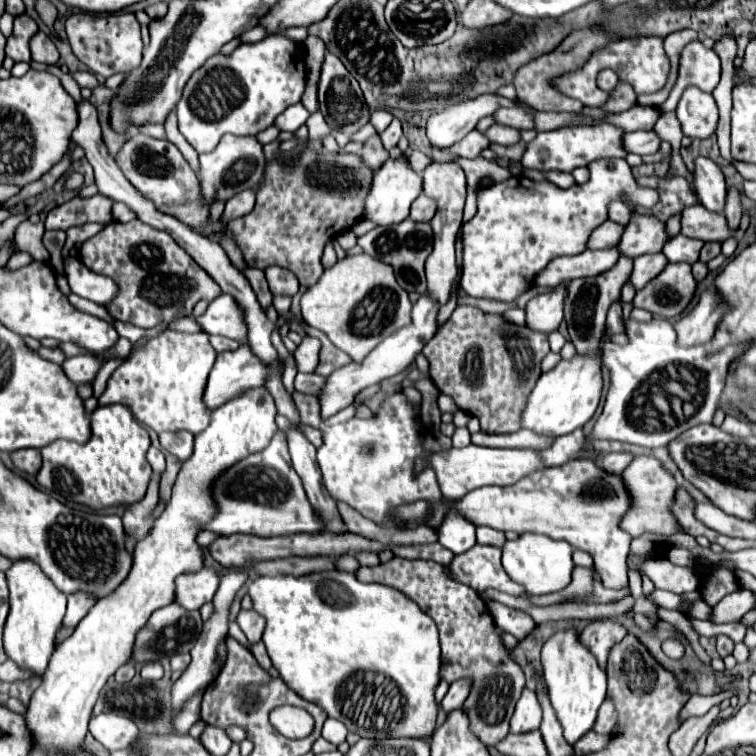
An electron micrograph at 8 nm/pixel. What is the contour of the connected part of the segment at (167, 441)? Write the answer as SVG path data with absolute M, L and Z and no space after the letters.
M176 430L176 432L160 432L160 446L164 450L168 450L170 454L174 454L178 460L188 460L190 452L192 452L192 432L188 430Z

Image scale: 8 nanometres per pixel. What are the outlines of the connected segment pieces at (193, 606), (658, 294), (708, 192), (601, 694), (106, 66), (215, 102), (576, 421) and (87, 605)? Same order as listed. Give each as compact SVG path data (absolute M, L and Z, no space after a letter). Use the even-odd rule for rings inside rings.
M202 566L198 572L186 572L176 578L176 604L186 610L198 610L204 602L210 602L218 588L218 570Z
M666 264L666 268L646 288L636 292L634 306L644 308L656 316L676 318L680 316L696 290L690 264Z
M698 156L694 160L692 176L694 176L696 196L702 202L702 206L712 212L724 212L726 182L722 170L710 158Z
M558 630L542 648L542 666L544 666L544 680L548 684L548 696L550 702L556 710L558 722L562 724L564 730L564 738L568 744L574 744L576 740L580 740L584 734L588 734L594 728L596 716L598 716L598 708L606 698L606 672L602 672L598 668L598 662L594 660L594 656L590 656L590 652L586 652L586 648L582 648L582 644L578 644L578 636L574 630Z
M80 12L66 20L66 36L72 46L74 56L88 66L90 72L110 78L114 74L126 74L136 68L142 60L142 38L140 24L132 12L112 12L112 14L92 14Z
M282 36L240 44L230 56L216 54L188 80L176 106L178 128L196 152L212 152L224 134L256 136L272 126L278 114L300 102L306 84L304 50Z
M574 356L572 360L560 360L556 368L542 374L530 392L520 426L530 428L538 436L556 438L582 428L596 412L602 392L600 360L586 360L584 356Z
M74 594L74 596L68 596L68 612L64 616L64 622L62 626L64 628L76 628L78 622L88 614L88 610L94 606L96 600L90 600L88 596L82 596L82 594Z

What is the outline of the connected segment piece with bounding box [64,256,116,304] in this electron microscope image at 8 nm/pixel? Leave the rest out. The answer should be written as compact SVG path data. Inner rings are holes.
M74 256L64 258L64 276L68 278L70 290L86 300L92 300L96 304L108 304L114 298L114 280L92 272Z

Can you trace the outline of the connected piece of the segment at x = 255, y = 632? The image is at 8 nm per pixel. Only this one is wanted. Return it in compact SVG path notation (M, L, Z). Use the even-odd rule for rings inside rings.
M240 610L236 622L242 628L242 632L246 634L246 638L250 640L250 644L260 642L262 632L264 632L264 620L262 620L262 616L258 612L254 612L254 610Z

